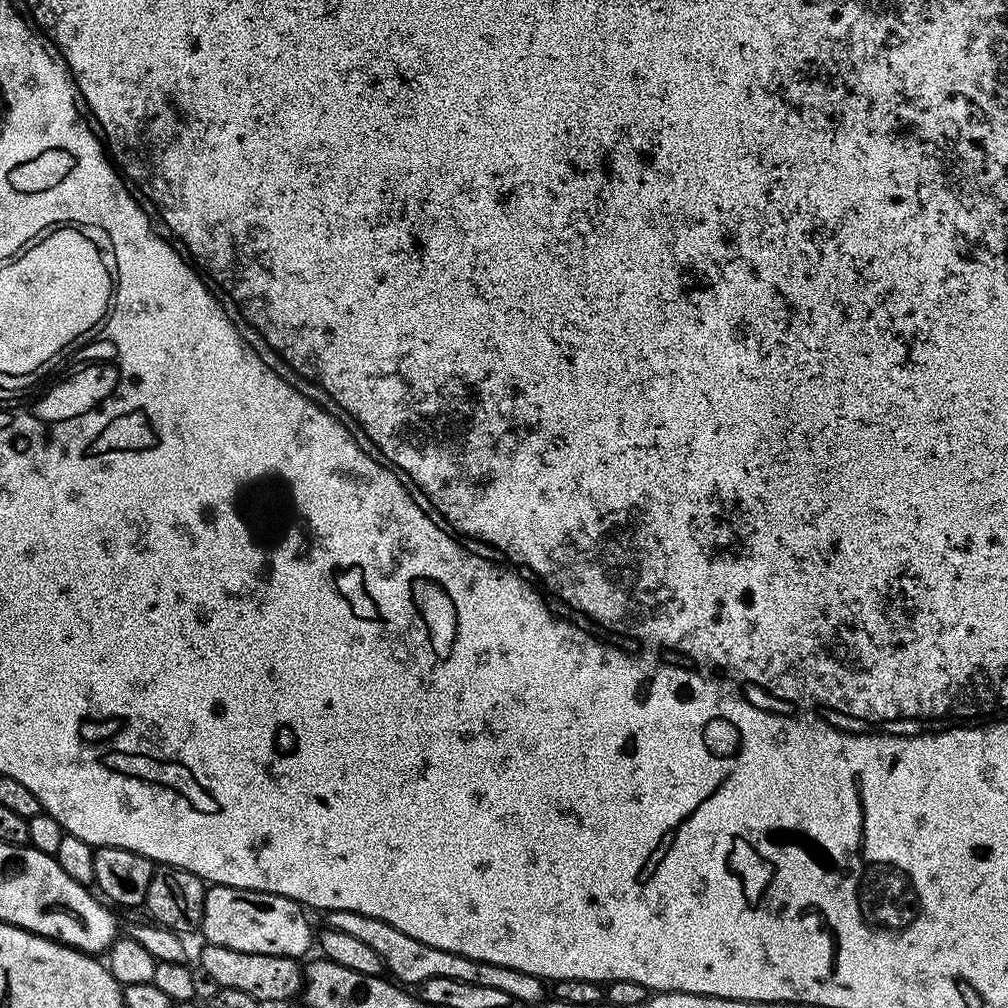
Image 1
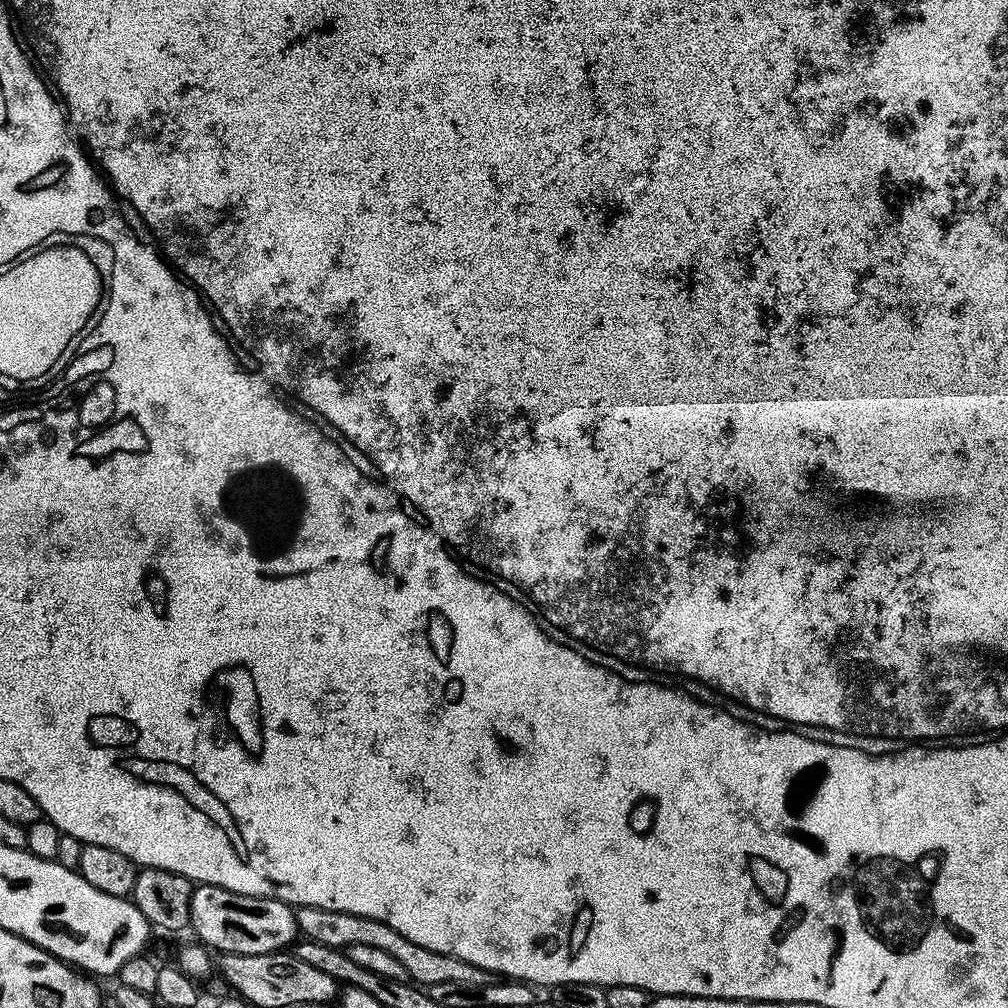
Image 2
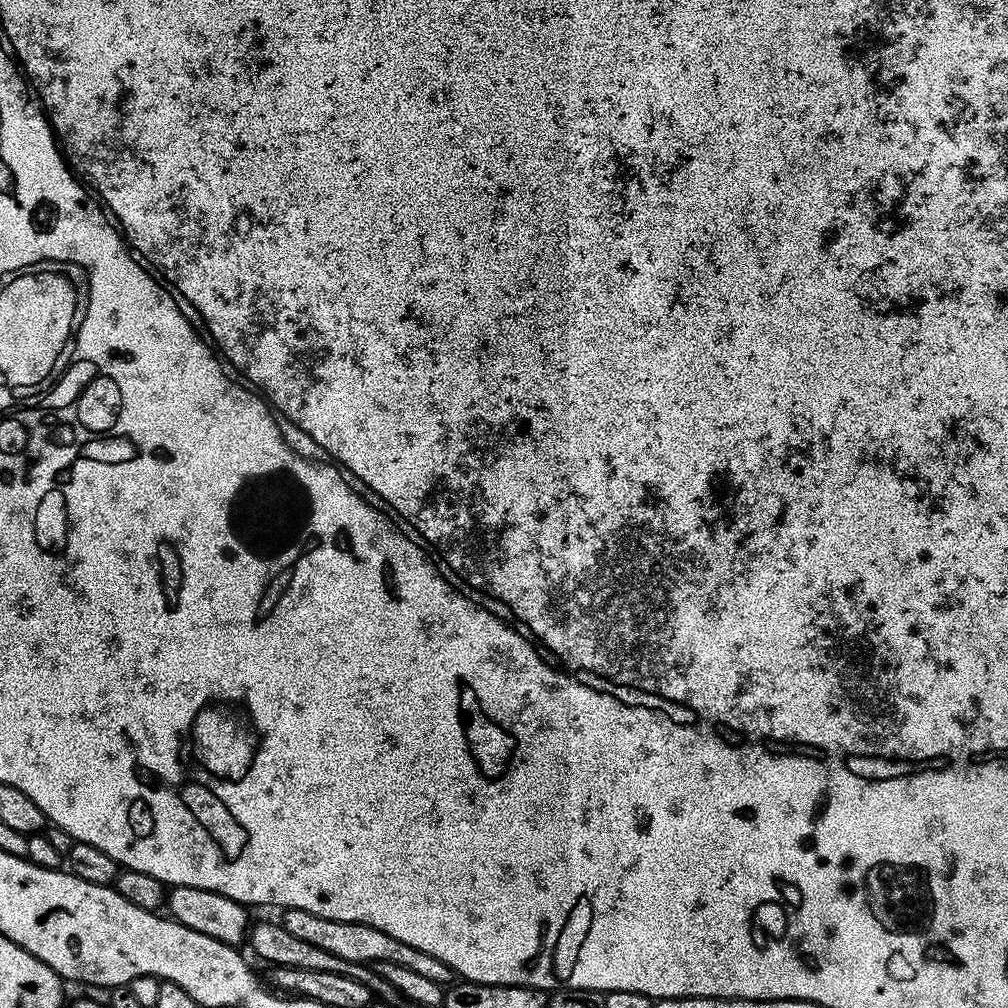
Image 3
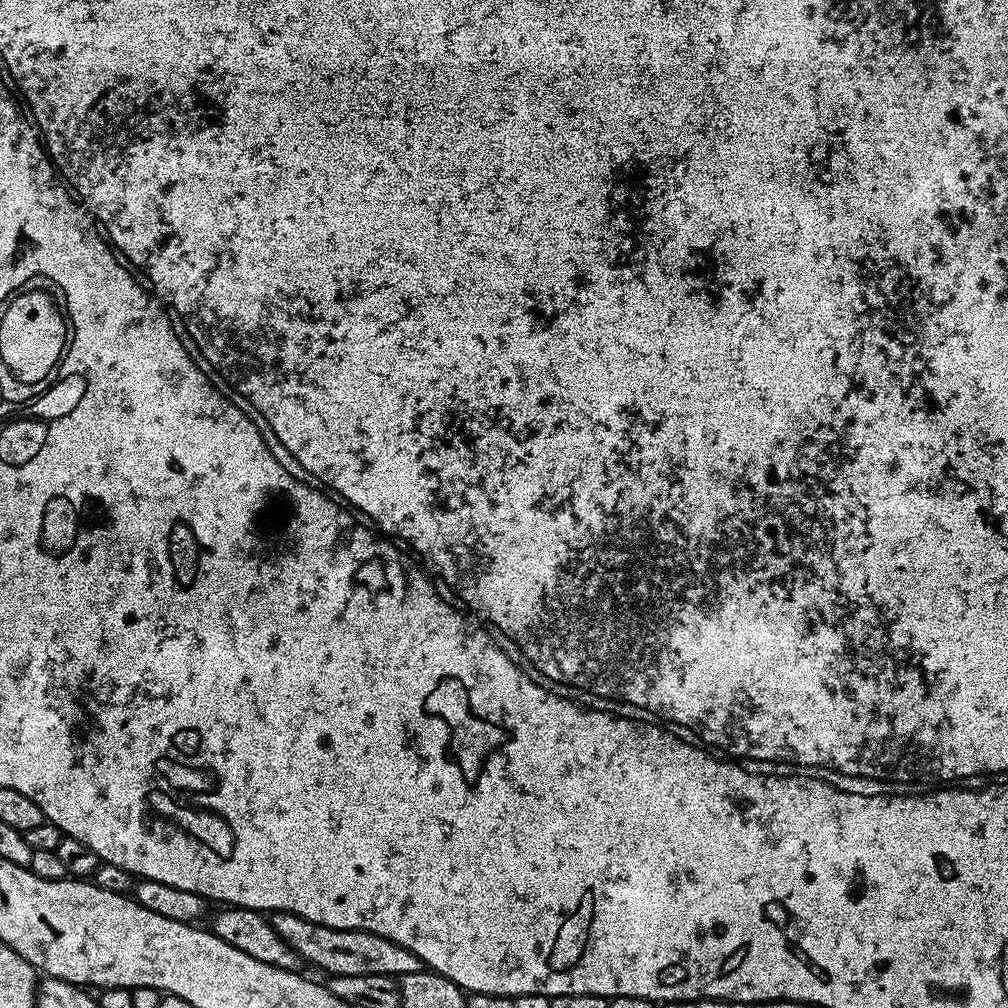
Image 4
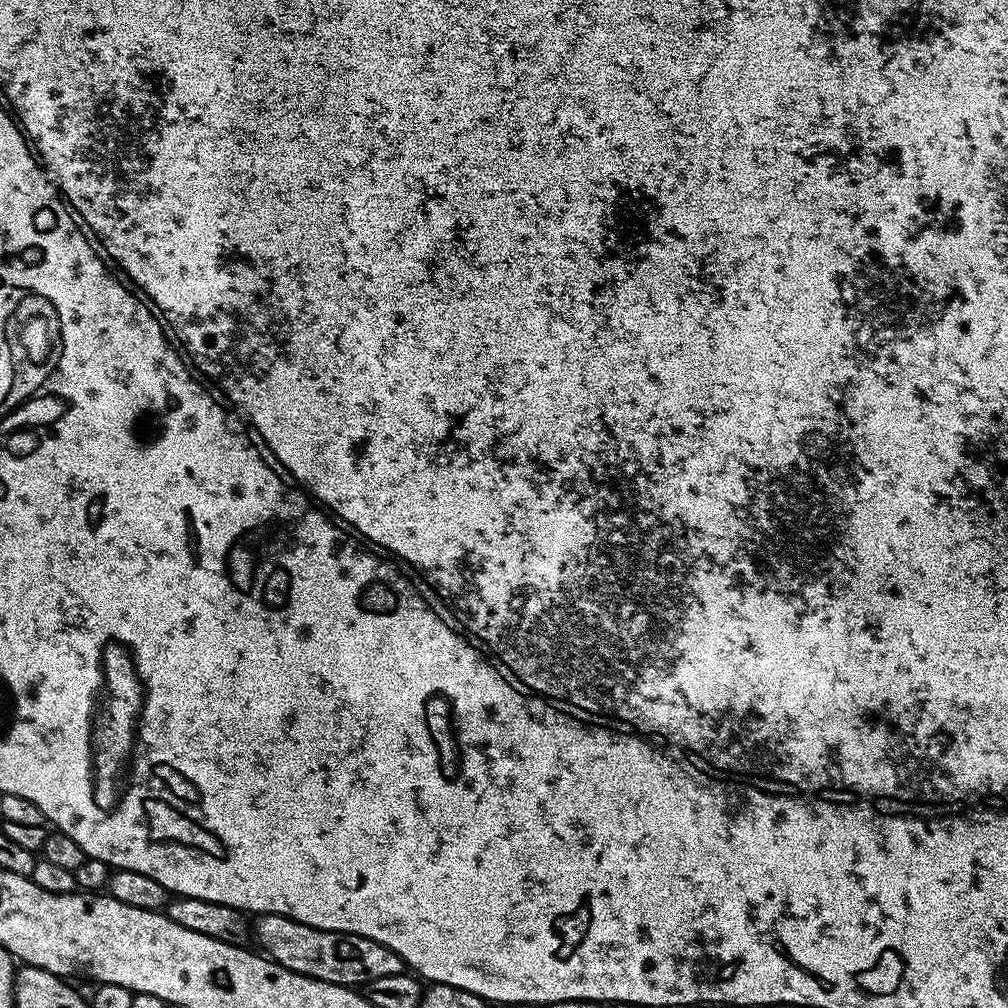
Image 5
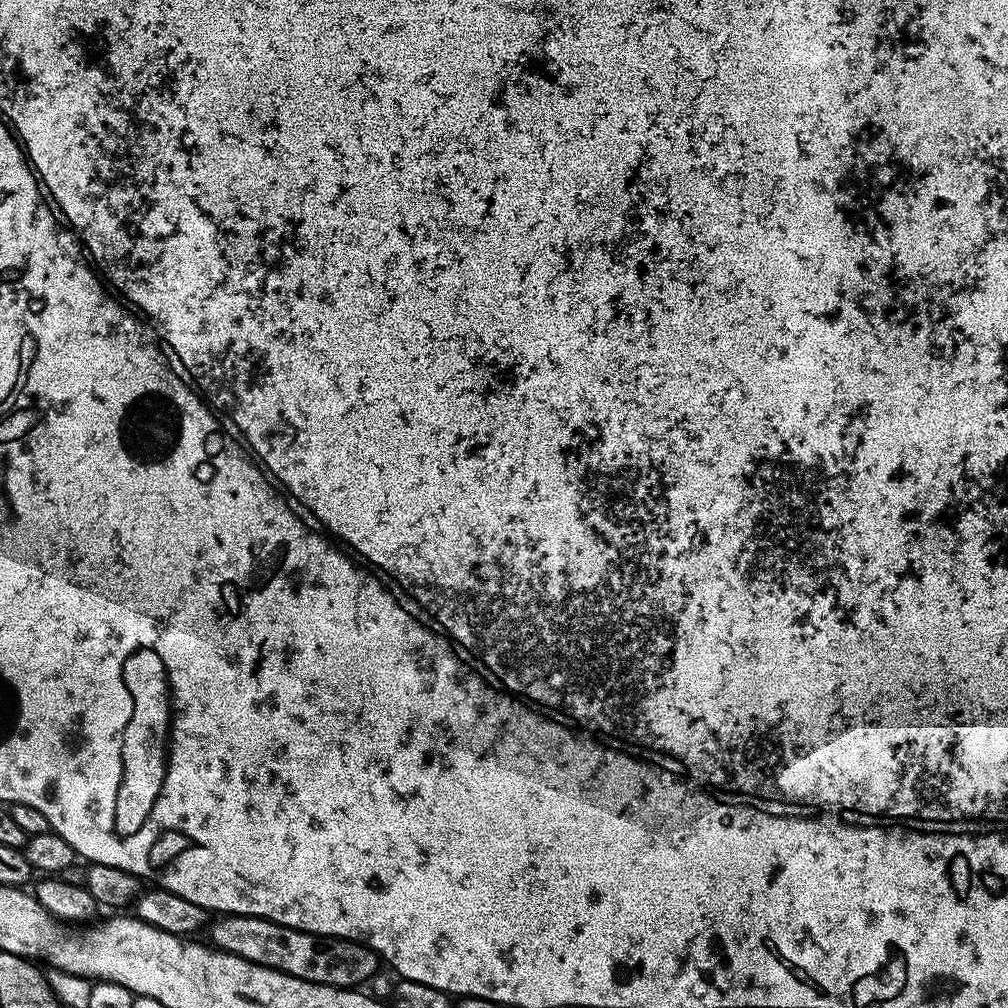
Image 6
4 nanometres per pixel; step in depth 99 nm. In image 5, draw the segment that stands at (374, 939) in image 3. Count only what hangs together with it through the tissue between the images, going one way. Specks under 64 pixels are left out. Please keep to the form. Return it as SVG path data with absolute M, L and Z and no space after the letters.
M266 912L255 917L254 940L255 936L257 942L261 944L259 947L267 953L275 964L282 965L286 970L294 970L303 976L331 984L363 986L369 984L374 978L386 978L390 974L403 972L406 968L404 960L398 958L398 954L394 954L394 950L390 950L370 938L362 938L358 934L318 930L314 926L306 926L302 922L291 920L288 916L279 916L273 912Z

